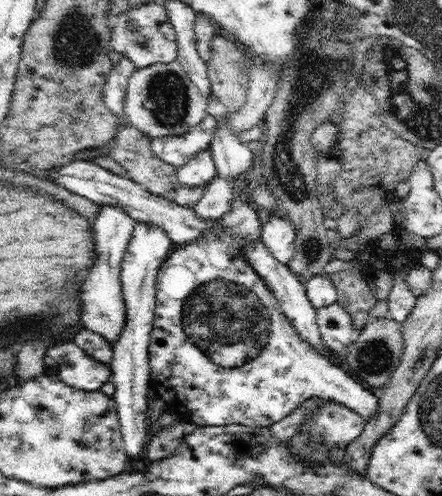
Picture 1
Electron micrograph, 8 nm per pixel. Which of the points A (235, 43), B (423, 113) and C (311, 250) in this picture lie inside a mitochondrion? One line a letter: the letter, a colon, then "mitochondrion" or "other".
A: other
B: mitochondrion
C: mitochondrion

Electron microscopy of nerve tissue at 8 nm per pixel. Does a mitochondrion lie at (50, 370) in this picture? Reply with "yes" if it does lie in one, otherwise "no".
no

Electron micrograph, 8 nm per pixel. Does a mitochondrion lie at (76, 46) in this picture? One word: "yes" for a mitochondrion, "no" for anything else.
yes

